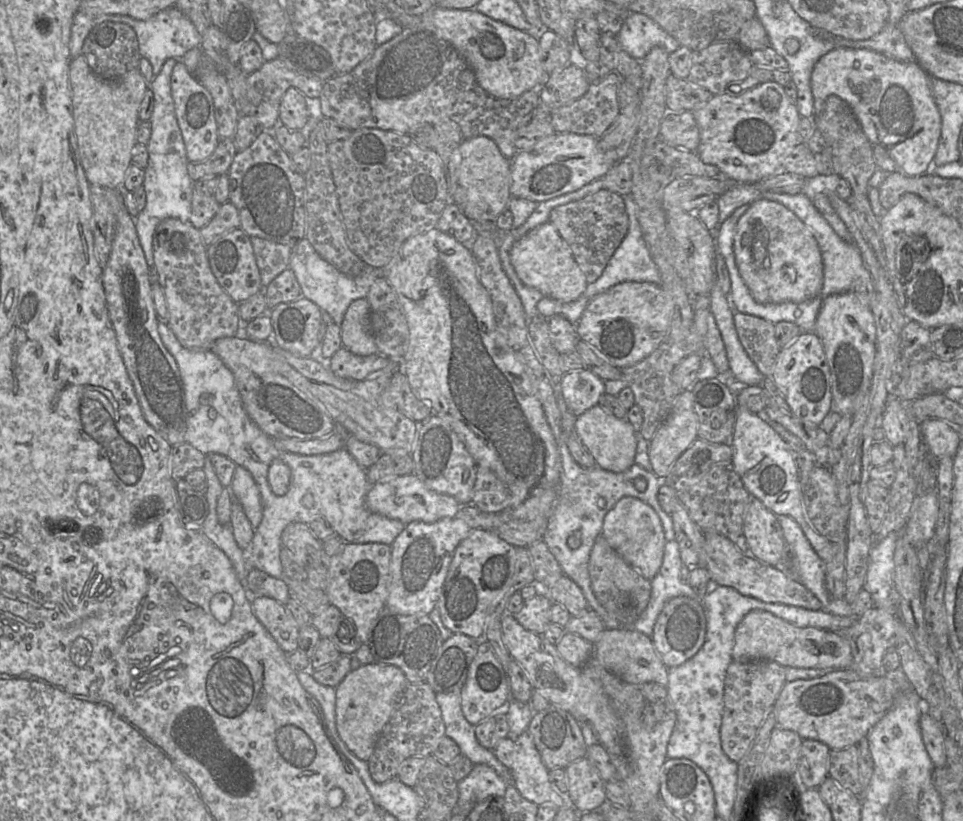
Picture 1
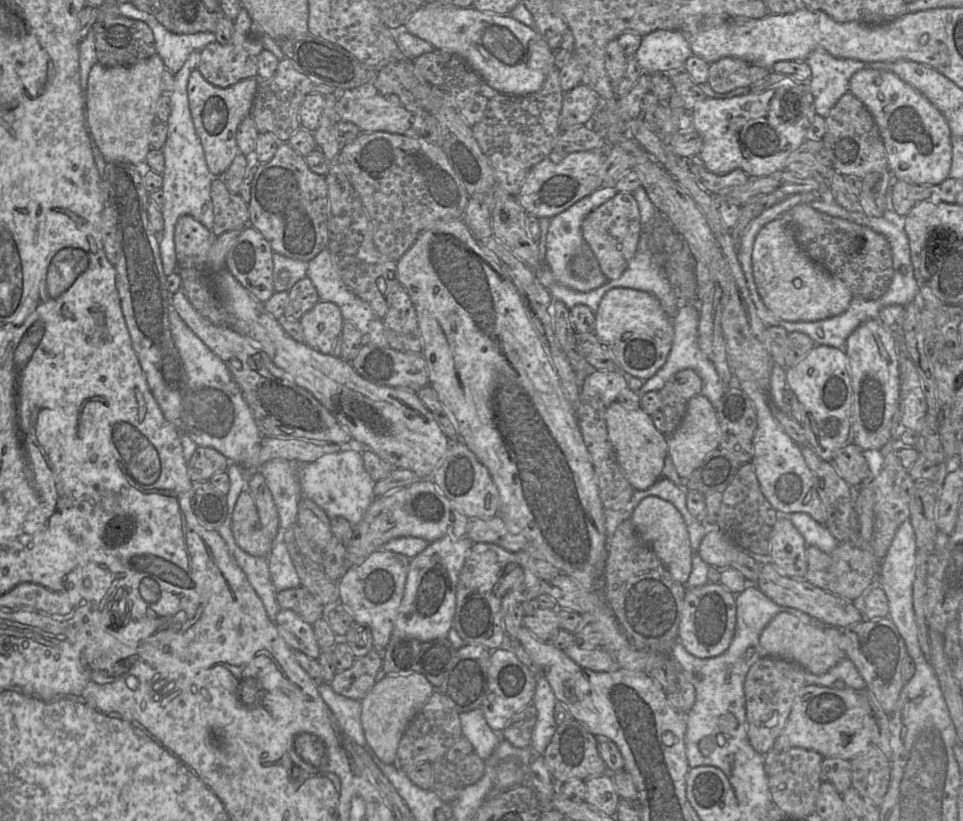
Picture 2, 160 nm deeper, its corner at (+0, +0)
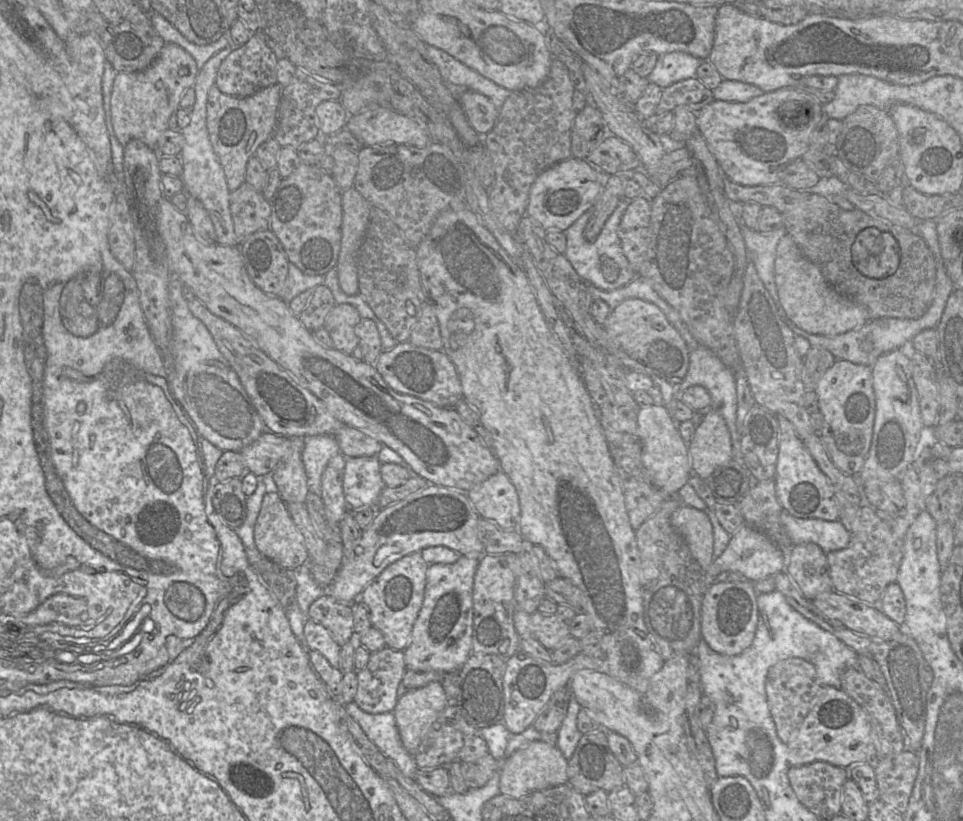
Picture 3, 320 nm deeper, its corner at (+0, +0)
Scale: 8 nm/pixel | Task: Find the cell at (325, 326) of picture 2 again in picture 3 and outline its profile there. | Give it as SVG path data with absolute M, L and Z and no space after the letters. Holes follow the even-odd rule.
M336 304L328 313L323 328L329 333L334 349L361 359L356 325L363 318L350 304Z

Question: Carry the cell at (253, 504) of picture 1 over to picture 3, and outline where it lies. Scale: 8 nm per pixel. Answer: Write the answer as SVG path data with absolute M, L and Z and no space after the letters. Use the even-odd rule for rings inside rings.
M331 435L305 438L302 461L311 493L320 495L321 479L328 462L340 453L337 440Z

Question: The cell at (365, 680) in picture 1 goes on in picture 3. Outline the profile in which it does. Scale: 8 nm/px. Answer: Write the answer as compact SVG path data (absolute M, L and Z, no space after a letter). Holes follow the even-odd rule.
M437 682L402 693L392 711L401 742L414 755L439 714L448 706L444 688Z

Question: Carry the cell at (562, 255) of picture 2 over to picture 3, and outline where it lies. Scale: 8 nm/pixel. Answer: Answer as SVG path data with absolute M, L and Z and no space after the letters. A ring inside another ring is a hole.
M622 198L614 212L606 221L600 234L593 241L584 237L584 230L592 217L592 208L583 213L569 228L564 231L567 247L564 256L571 263L578 275L588 284L603 291L611 291L630 283L638 275L631 268L629 261L623 253L620 239L617 234L621 217L630 200Z

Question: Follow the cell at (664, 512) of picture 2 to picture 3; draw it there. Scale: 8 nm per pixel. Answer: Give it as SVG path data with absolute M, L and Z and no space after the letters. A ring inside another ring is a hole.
M681 505L672 513L670 522L687 543L693 558L704 571L708 570L716 558L713 554L713 525L708 513Z

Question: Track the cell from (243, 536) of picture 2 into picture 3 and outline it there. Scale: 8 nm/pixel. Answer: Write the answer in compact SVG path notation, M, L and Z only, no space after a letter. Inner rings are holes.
M276 492L266 493L254 526L254 543L259 552L279 566L296 569L308 562L303 535L293 522L287 505Z

